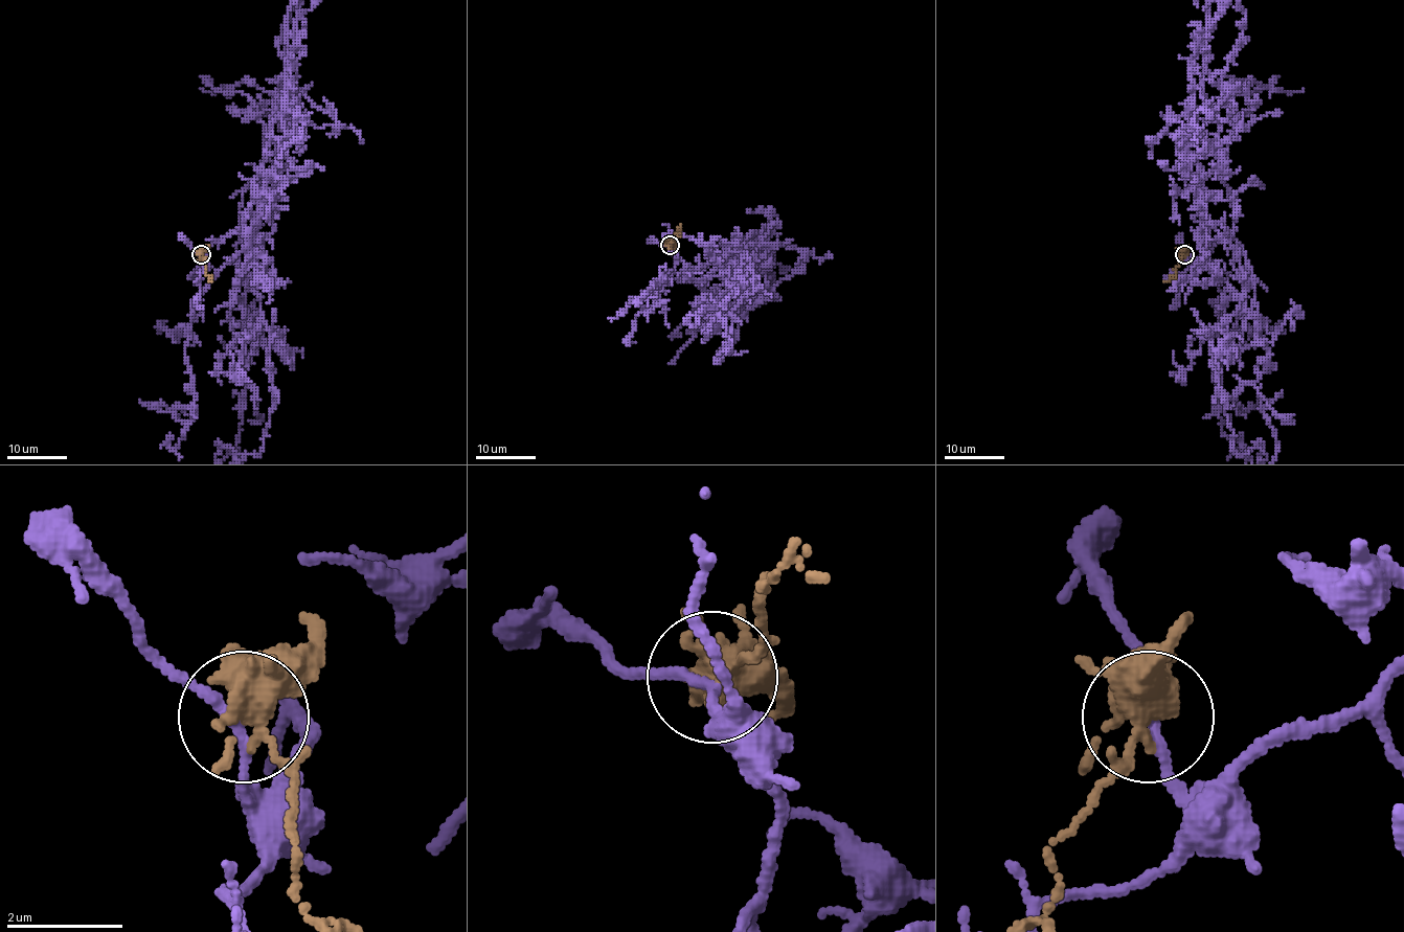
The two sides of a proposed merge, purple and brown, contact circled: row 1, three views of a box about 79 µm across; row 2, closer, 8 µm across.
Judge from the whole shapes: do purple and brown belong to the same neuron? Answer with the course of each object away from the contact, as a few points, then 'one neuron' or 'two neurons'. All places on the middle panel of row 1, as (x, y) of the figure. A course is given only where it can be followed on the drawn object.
brown runs (670, 245), (680, 225); two neurons

